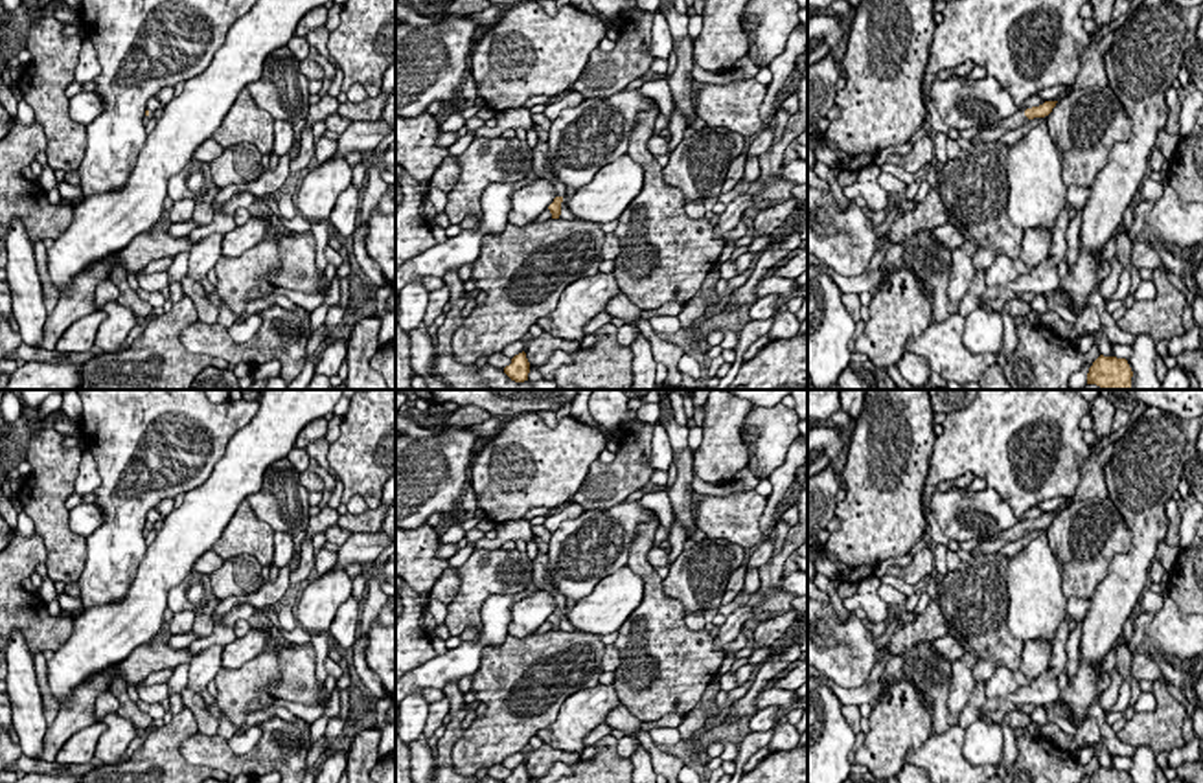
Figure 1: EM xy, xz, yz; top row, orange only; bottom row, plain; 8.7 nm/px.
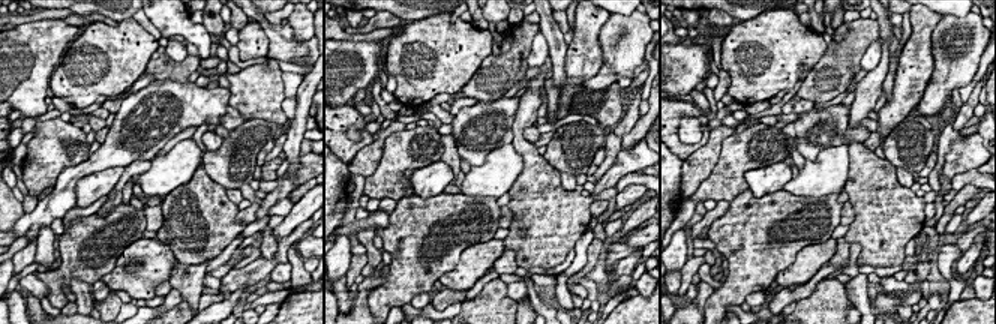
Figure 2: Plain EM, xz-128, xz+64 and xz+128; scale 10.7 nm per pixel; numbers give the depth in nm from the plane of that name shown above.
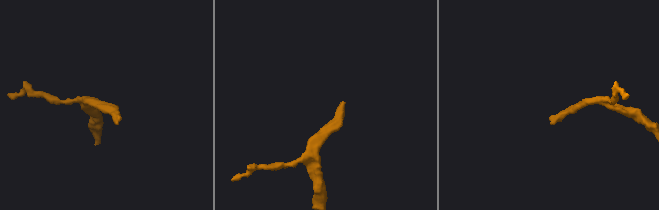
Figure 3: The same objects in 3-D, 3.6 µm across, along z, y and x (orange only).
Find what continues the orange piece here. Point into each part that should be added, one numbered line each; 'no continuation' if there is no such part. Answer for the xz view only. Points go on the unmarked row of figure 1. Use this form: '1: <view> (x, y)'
1: xz (541, 561)

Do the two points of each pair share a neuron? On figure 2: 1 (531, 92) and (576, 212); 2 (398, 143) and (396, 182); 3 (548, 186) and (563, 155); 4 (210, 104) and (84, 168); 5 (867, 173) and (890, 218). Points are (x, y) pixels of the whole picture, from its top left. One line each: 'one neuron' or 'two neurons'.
1: one neuron
2: one neuron
3: two neurons
4: one neuron
5: one neuron

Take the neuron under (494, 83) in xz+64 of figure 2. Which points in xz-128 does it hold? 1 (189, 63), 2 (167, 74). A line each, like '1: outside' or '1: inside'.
1: inside
2: inside

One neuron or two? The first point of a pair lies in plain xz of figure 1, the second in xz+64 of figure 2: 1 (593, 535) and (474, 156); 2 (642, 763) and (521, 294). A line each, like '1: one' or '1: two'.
1: one
2: two

